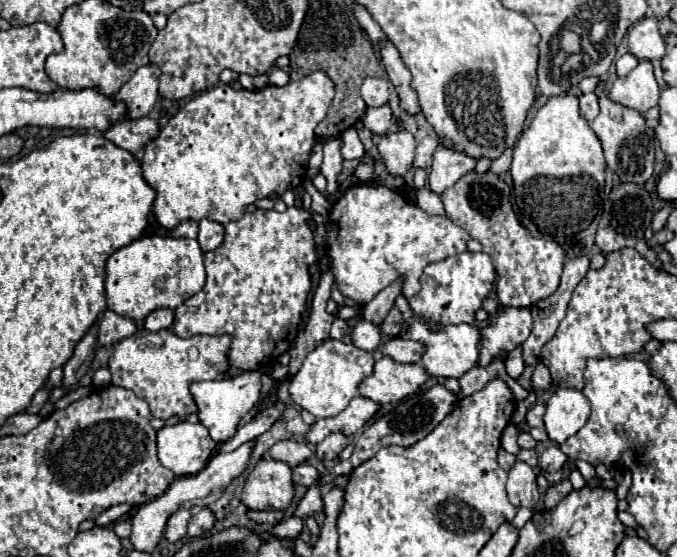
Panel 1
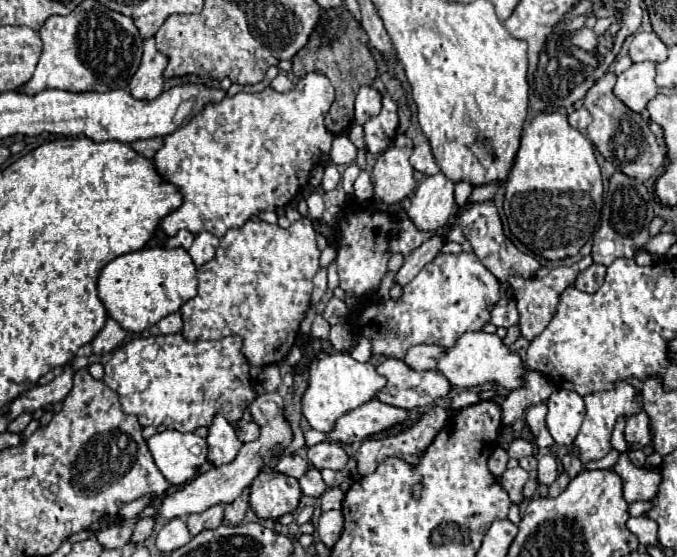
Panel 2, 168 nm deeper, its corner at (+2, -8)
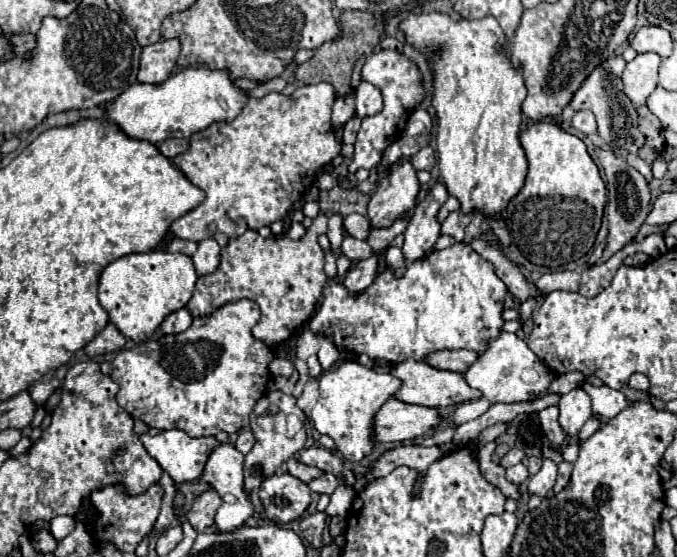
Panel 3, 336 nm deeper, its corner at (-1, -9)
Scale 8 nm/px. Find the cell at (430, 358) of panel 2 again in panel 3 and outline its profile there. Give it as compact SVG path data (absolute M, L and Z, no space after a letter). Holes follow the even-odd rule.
M436 350L430 352L428 356L424 356L424 362L430 364L432 368L438 370L450 370L450 372L466 372L468 364L472 364L472 360L476 360L476 352L470 350Z

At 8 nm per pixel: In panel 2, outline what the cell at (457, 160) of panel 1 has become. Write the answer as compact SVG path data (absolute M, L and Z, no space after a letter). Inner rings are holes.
M443 173L423 179L407 211L409 219L419 231L437 231L455 213L457 205L453 201L453 187L455 183Z

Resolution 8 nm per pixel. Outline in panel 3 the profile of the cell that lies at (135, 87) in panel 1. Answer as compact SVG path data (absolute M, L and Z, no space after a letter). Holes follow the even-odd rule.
M160 38L156 44L150 44L142 50L140 58L140 72L138 82L142 84L162 84L170 78L176 58L180 54L178 40L164 40Z

